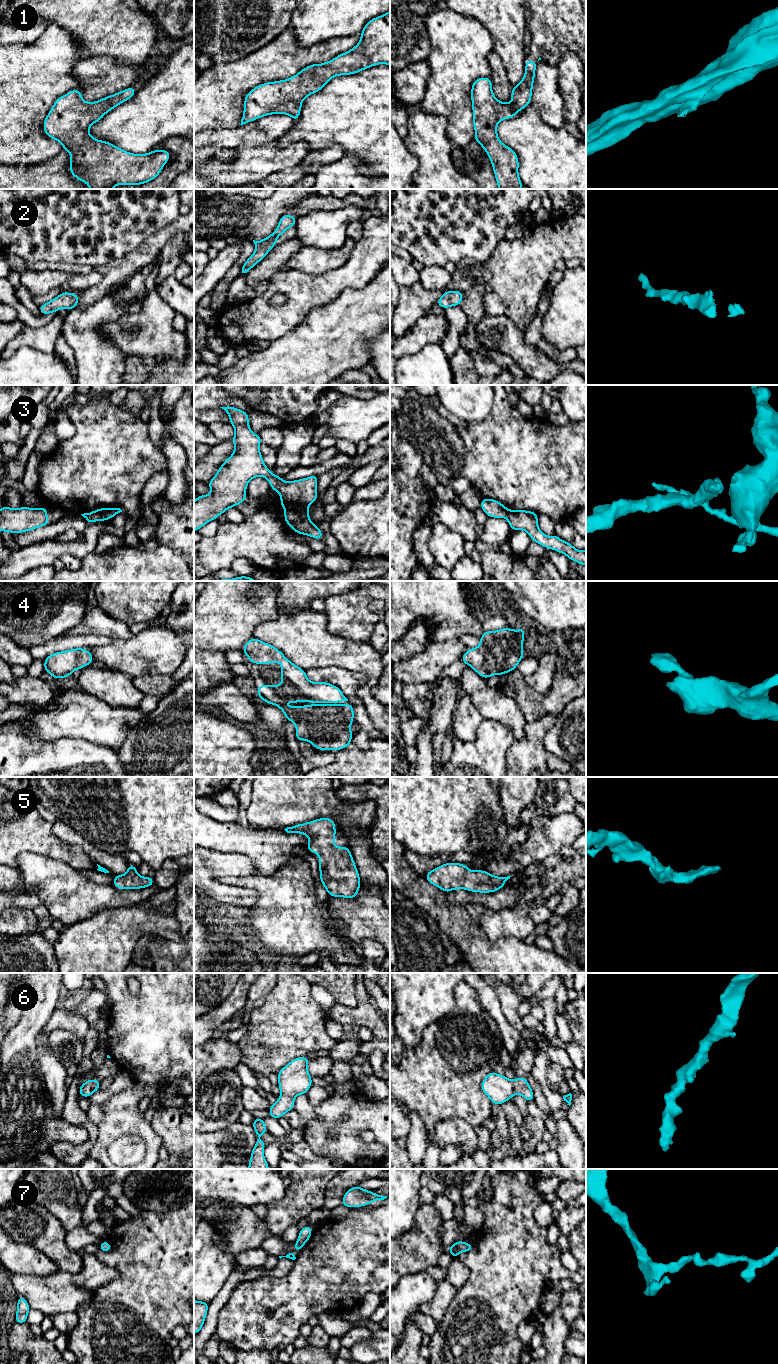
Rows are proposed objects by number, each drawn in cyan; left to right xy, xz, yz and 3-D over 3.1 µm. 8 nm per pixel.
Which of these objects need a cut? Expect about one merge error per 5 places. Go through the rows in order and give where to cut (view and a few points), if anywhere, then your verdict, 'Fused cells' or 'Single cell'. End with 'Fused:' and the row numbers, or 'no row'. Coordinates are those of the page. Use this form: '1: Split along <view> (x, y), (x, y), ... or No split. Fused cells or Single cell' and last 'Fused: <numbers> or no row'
1: No split. Single cell
2: No split. Single cell
3: Split along xz (282, 499), (285, 501), (301, 502), (307, 506). Fused cells
4: No split. Single cell
5: No split. Single cell
6: No split. Single cell
7: No split. Single cell
Fused: 3

